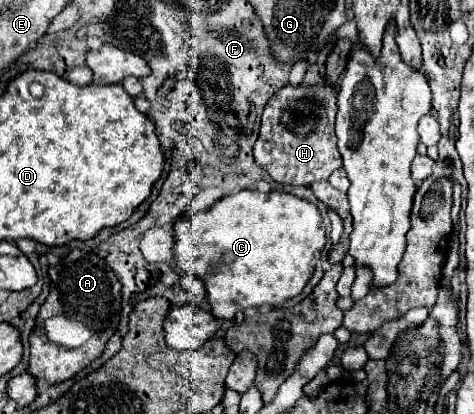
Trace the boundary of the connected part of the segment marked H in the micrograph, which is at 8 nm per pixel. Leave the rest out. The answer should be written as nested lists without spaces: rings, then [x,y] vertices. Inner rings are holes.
[[[327,80],[317,86],[307,86],[307,92],[301,84],[279,88],[263,110],[259,138],[253,146],[255,162],[279,184],[311,186],[317,180],[327,180],[331,172],[341,168],[341,156],[335,148],[337,138],[333,134],[335,116],[337,88]],[[301,124],[305,124],[303,132]]]

